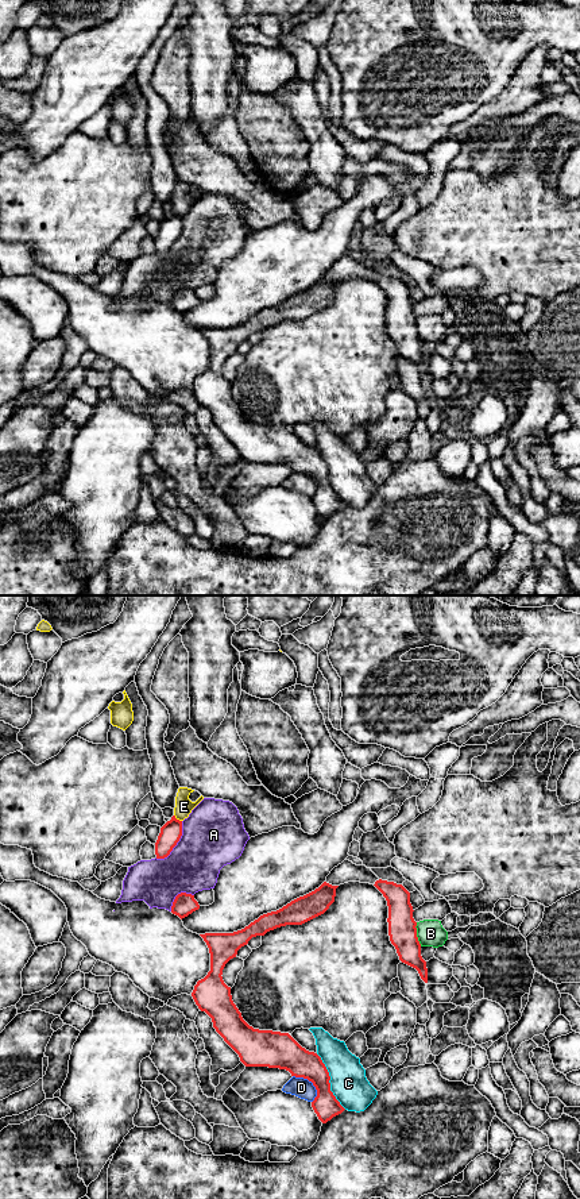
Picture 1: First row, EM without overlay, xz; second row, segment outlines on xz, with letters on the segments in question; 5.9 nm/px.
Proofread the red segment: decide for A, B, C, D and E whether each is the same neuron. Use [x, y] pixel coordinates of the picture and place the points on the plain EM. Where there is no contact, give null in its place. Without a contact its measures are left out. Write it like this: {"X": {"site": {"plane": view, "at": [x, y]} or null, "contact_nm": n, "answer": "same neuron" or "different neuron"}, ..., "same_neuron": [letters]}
{"A": {"site": {"plane": "xz", "at": [176, 239]}, "contact_nm": 280, "answer": "different neuron"}, "B": {"site": {"plane": "xz", "at": [416, 330]}, "contact_nm": 150, "answer": "different neuron"}, "C": {"site": {"plane": "xz", "at": [328, 477]}, "contact_nm": 380, "answer": "different neuron"}, "D": {"site": {"plane": "xz", "at": [312, 477]}, "contact_nm": 200, "answer": "different neuron"}, "E": {"site": {"plane": "xz", "at": [176, 214]}, "contact_nm": 60, "answer": "different neuron"}, "same_neuron": []}

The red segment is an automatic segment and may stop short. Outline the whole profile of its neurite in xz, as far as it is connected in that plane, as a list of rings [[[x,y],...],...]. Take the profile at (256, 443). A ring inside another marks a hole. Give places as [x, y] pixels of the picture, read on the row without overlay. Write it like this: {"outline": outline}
{"outline": [[[324,277],[314,286],[299,292],[282,304],[260,311],[233,328],[200,329],[210,348],[210,366],[194,381],[192,392],[201,406],[213,417],[216,427],[239,450],[245,462],[286,464],[295,473],[313,478],[317,491],[312,502],[322,518],[345,504],[330,486],[330,471],[321,452],[302,443],[289,428],[259,425],[250,421],[232,396],[231,382],[223,375],[225,359],[252,332],[286,320],[302,320],[321,309],[335,297],[336,284]]]}

